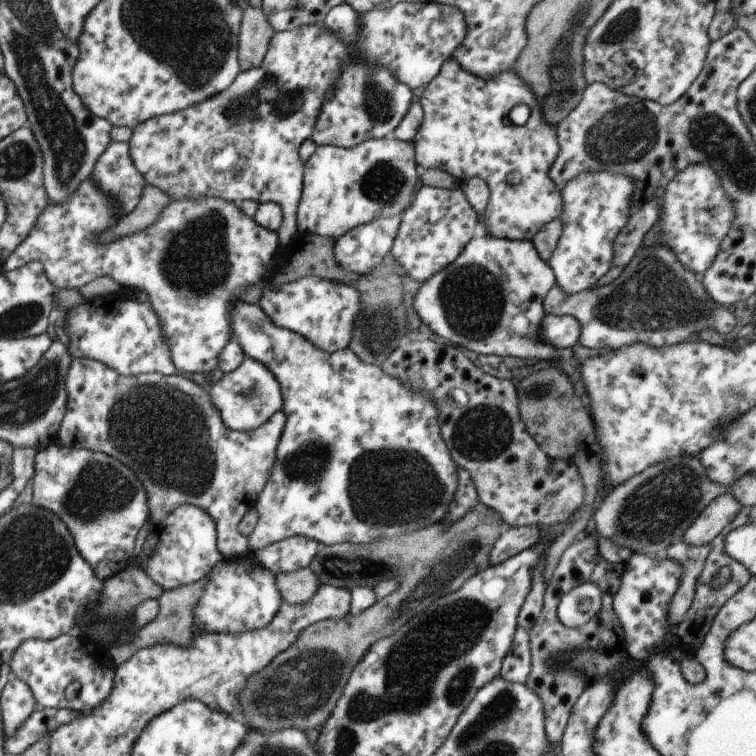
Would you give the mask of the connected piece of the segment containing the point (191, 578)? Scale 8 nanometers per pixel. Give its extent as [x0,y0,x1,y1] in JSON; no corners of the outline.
[136,504,224,590]

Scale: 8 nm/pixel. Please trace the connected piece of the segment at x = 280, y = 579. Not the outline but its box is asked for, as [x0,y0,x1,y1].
[275,566,320,605]

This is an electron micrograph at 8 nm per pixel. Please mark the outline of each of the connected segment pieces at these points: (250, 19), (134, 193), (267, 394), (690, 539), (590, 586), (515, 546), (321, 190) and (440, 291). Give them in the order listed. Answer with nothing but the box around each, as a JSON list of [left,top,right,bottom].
[[237,5,274,71],[91,141,147,216],[209,357,282,431],[682,490,743,545],[557,582,604,627],[489,523,542,566],[297,135,421,240],[412,235,558,361]]

